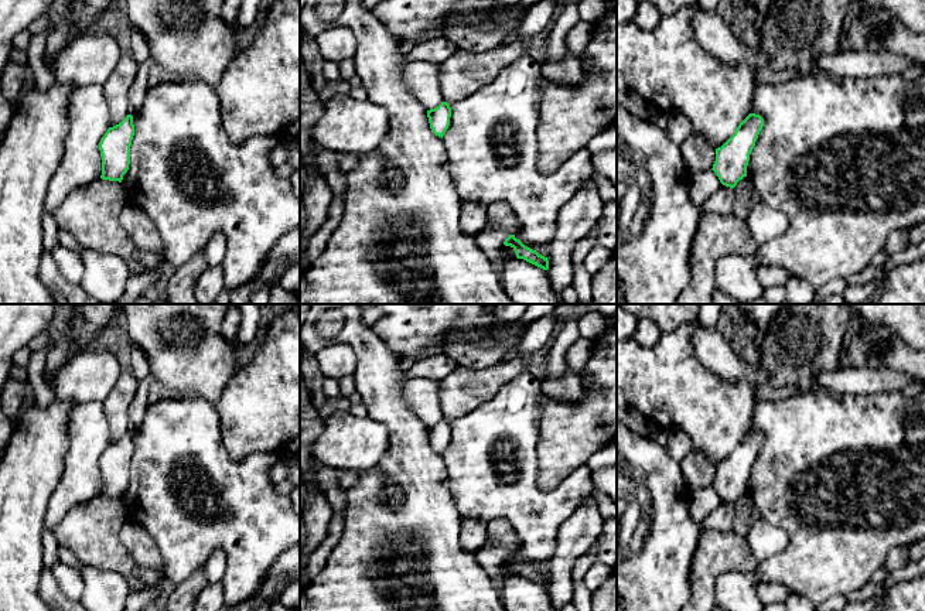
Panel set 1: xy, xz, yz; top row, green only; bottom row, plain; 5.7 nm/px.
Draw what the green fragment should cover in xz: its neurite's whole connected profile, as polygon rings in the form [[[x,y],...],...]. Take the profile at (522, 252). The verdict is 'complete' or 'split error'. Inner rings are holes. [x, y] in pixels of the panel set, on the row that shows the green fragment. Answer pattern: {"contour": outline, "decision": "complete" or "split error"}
{"contour": [[[509,235],[505,242],[505,246],[511,246],[518,259],[523,259],[543,270],[549,269],[549,260],[547,257],[539,255],[536,250],[532,250],[530,248],[525,246],[519,239],[515,238],[515,235]]], "decision": "complete"}

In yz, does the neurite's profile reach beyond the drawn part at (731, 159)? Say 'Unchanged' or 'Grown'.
Unchanged

